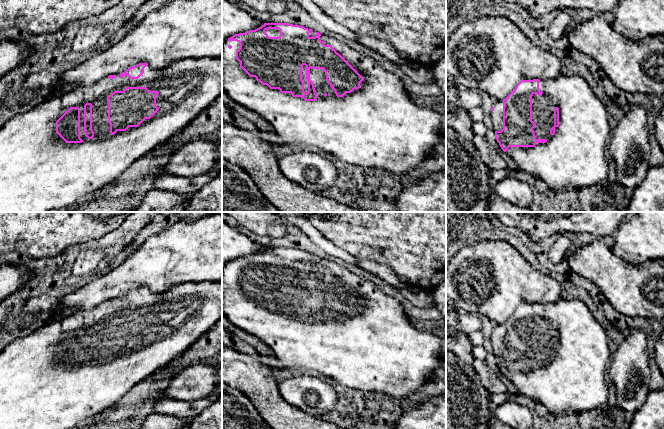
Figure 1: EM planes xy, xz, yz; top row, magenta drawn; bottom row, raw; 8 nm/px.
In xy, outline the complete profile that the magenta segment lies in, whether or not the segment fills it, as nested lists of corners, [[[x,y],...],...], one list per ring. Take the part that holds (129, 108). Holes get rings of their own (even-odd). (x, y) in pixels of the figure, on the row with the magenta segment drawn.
[[[186,58],[163,69],[139,63],[98,82],[52,94],[0,128],[0,212],[50,212],[113,182],[134,162],[166,144],[222,94],[222,59]]]

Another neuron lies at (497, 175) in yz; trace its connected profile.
[[[508,169],[491,170],[490,177],[491,182],[493,184],[496,184],[497,182],[509,177],[509,170]]]

